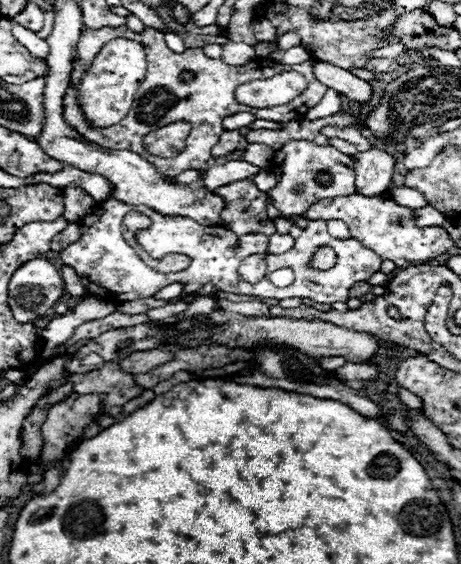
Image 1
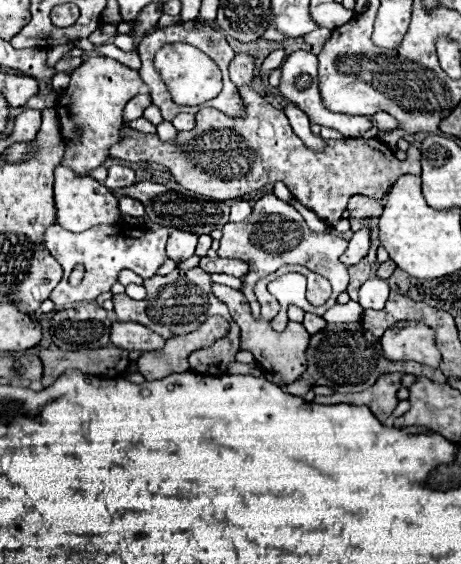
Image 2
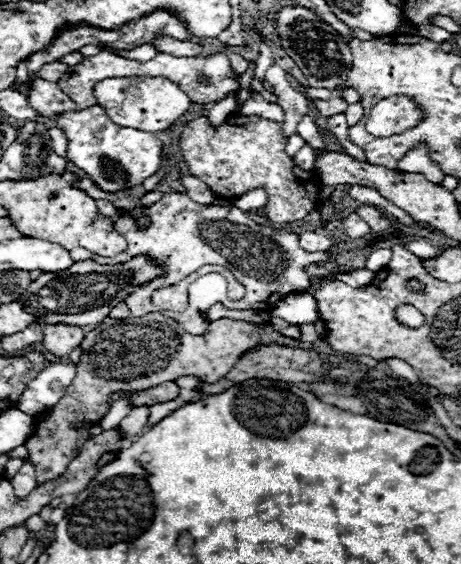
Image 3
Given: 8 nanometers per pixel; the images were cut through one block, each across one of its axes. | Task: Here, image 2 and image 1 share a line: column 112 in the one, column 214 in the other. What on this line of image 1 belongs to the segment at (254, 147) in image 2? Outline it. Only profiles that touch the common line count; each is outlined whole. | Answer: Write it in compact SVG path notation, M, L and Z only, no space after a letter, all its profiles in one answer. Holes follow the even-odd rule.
M224 130L220 140L218 140L218 144L212 148L212 156L218 158L218 156L226 156L228 152L236 150L238 140L240 140L240 132L238 130Z

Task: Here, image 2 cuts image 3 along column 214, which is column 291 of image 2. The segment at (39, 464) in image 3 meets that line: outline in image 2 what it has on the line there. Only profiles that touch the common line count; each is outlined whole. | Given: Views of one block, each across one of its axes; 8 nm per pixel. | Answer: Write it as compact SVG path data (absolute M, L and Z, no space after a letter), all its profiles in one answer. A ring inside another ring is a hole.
M212 284L212 294L224 302L232 314L232 318L238 322L240 326L240 336L242 336L242 342L240 342L240 348L242 350L250 350L256 358L256 362L268 370L268 372L280 372L282 376L282 384L288 384L290 380L296 380L300 378L300 374L304 374L306 370L306 348L308 348L308 340L310 340L310 334L306 332L306 328L300 324L300 322L290 322L288 328L284 332L274 332L264 320L254 320L252 314L250 314L250 306L248 302L244 300L242 292L234 290L234 288L228 288L228 286L222 286L222 284Z

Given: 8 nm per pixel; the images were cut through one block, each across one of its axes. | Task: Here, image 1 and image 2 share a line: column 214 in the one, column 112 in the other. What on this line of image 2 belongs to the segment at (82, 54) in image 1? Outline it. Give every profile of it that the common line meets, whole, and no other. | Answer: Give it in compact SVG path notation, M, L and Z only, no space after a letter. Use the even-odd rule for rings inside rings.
M92 56L86 62L82 62L80 68L76 68L70 76L70 84L64 90L64 94L58 98L58 120L60 120L60 132L64 138L64 158L62 158L62 166L72 168L76 174L88 174L90 170L98 168L106 158L108 158L108 148L112 144L116 144L118 132L124 126L122 122L122 110L124 106L138 94L150 93L149 87L142 82L142 78L138 76L136 70L130 70L126 66L122 66L120 62L112 60L112 58L104 58L104 56Z

